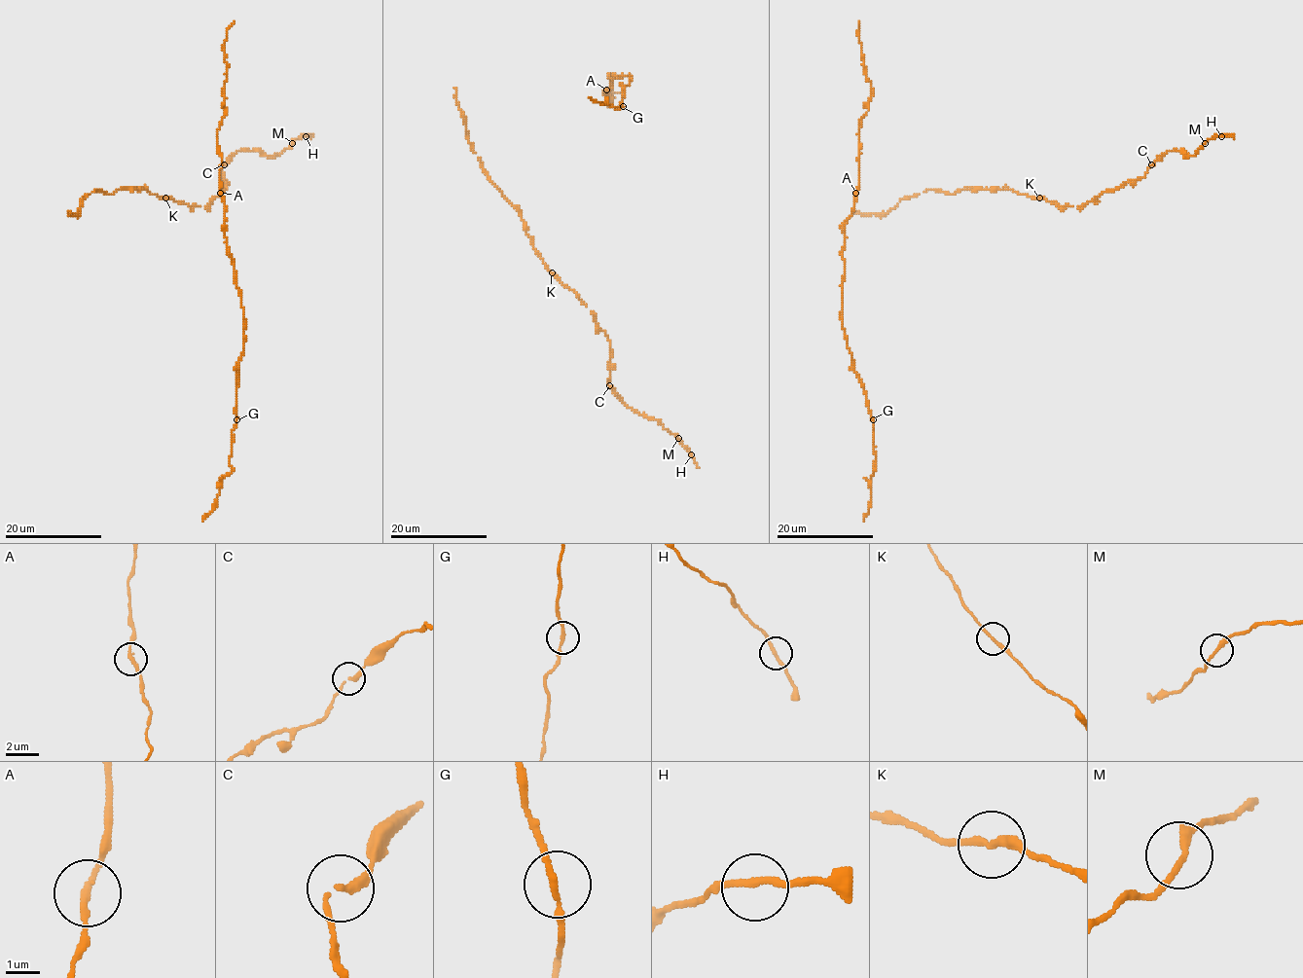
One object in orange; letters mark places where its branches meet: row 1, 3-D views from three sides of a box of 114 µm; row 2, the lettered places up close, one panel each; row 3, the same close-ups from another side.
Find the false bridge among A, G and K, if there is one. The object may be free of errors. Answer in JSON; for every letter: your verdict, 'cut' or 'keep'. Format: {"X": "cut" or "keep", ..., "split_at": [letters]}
{"A": "keep", "G": "keep", "K": "keep", "split_at": []}

